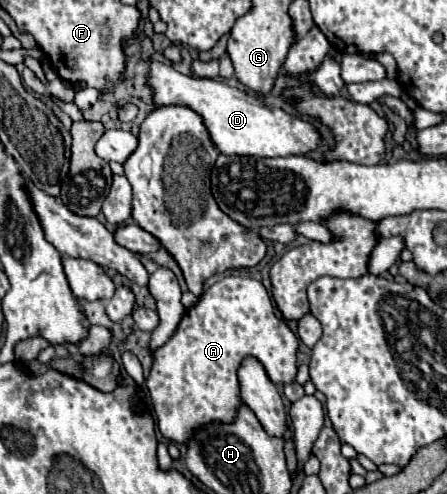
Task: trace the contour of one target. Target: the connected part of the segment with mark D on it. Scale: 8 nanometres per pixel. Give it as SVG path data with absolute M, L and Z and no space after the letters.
M149 61L149 85L155 93L155 105L187 105L193 111L197 111L211 133L213 145L223 155L305 155L319 149L323 143L323 137L313 123L289 115L283 109L267 105L261 99L251 97L245 91L239 91L225 83L217 83L213 79L187 77L175 71L171 65Z

